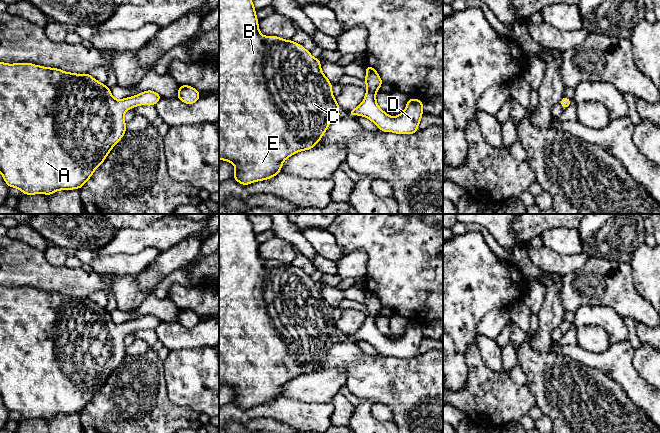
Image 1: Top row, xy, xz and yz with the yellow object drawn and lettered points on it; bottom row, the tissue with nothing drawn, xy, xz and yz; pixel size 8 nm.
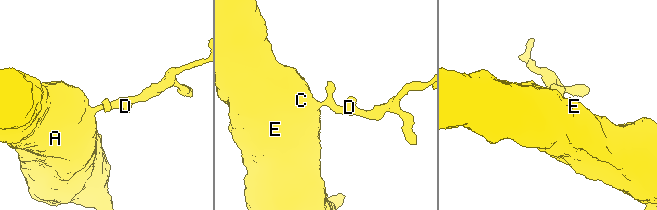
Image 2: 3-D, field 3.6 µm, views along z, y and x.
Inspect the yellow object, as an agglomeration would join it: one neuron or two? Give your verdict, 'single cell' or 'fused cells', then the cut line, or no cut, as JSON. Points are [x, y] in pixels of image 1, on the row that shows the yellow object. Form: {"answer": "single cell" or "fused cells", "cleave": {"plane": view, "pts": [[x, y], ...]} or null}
{"answer": "single cell", "cleave": null}

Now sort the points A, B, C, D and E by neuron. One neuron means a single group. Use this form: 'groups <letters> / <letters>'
groups A B C D E

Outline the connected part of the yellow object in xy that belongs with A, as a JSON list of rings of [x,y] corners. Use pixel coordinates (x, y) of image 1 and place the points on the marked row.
[[[0,61],[0,172],[5,183],[9,187],[20,189],[25,195],[51,195],[58,190],[82,188],[93,172],[104,162],[111,149],[124,136],[126,132],[125,112],[138,105],[155,106],[161,98],[157,92],[147,90],[138,95],[117,100],[111,95],[110,88],[94,79],[89,73],[76,74],[27,62],[7,64]]]

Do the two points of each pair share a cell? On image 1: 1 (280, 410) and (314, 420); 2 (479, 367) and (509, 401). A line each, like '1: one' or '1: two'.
1: one
2: one

